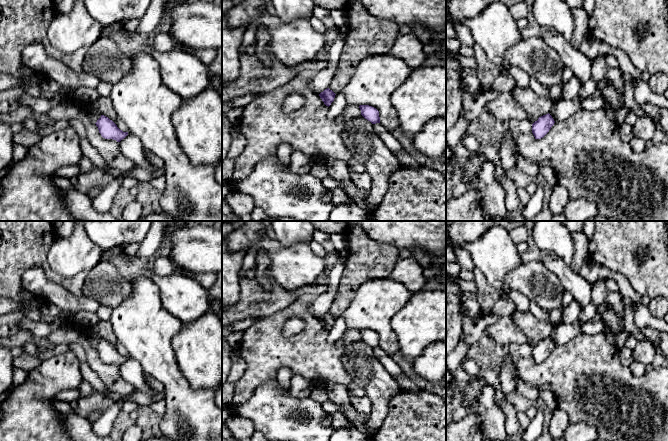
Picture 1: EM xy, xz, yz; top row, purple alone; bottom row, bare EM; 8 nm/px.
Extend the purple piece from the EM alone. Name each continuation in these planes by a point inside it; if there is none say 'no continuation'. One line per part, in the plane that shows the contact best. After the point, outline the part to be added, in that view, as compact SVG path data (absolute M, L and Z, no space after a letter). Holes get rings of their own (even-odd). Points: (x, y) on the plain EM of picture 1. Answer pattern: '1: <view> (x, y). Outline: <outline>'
no continuation

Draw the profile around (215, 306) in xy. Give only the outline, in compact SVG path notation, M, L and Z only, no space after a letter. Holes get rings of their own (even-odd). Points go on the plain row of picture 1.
M209 296L210 301L210 311L212 311L216 316L222 320L222 303L215 298Z

